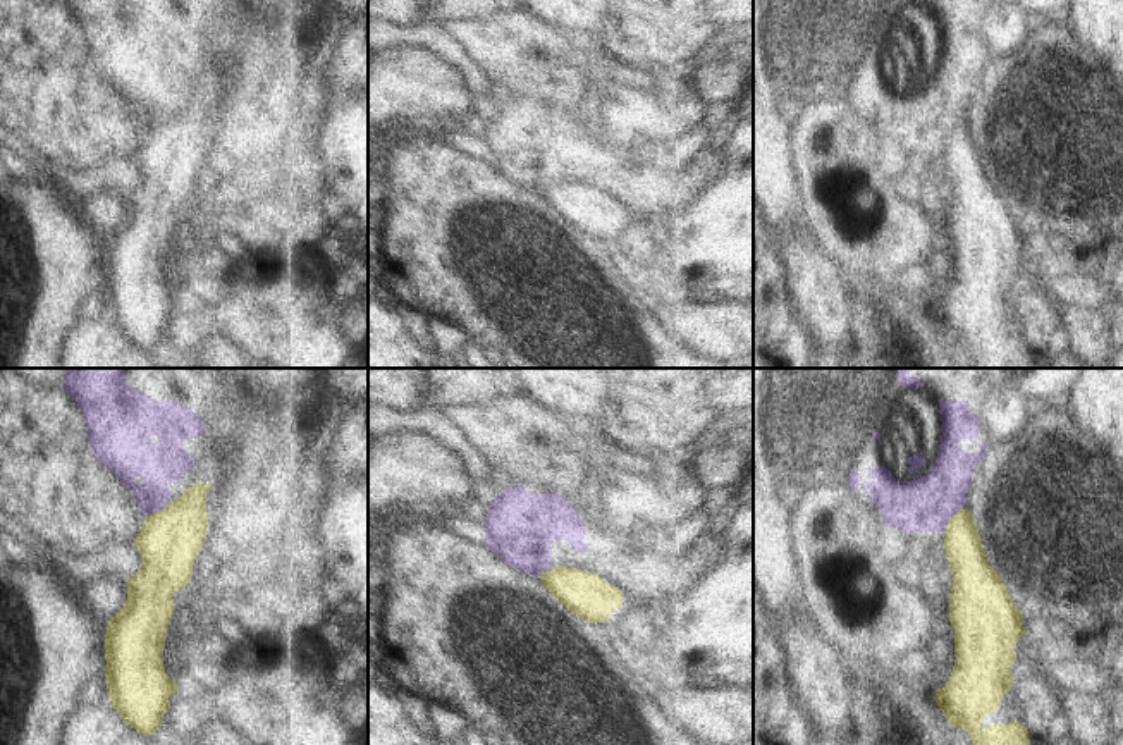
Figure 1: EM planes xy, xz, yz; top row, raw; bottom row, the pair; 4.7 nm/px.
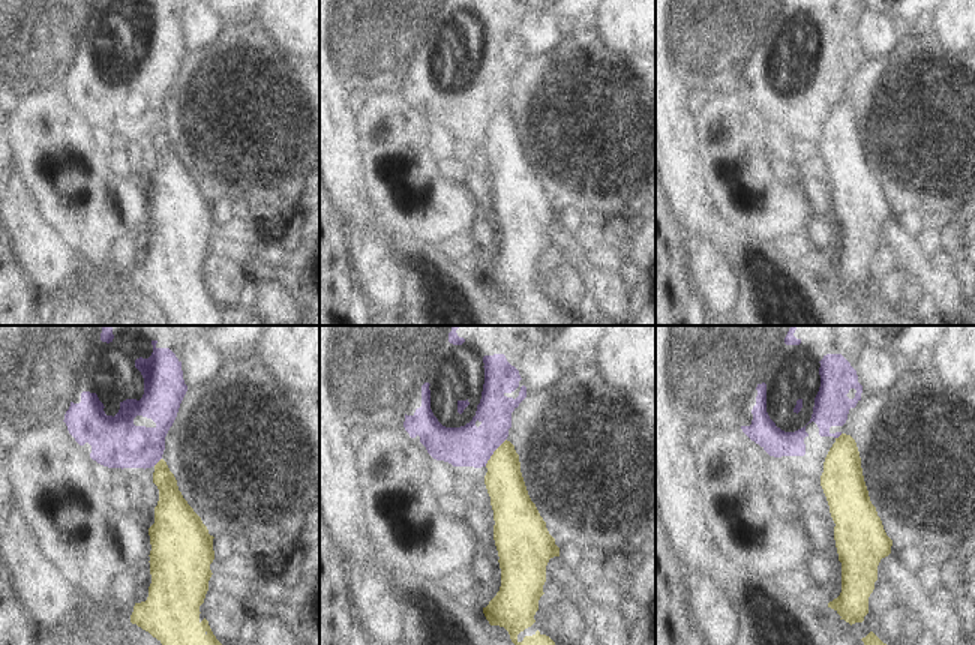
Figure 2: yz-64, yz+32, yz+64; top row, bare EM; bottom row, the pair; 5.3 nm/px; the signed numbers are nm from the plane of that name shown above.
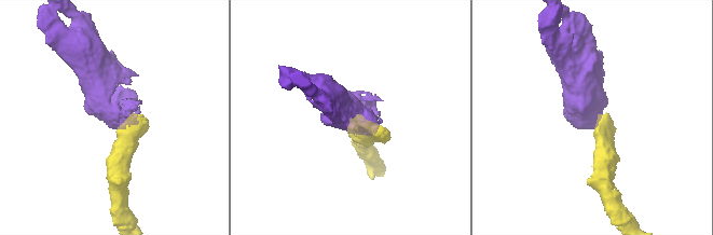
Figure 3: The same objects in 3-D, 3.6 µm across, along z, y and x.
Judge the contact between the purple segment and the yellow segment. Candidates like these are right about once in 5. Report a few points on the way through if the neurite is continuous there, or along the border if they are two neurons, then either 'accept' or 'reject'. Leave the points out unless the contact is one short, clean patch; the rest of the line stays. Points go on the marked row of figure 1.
border along xy (167, 503), (147, 517); reject

